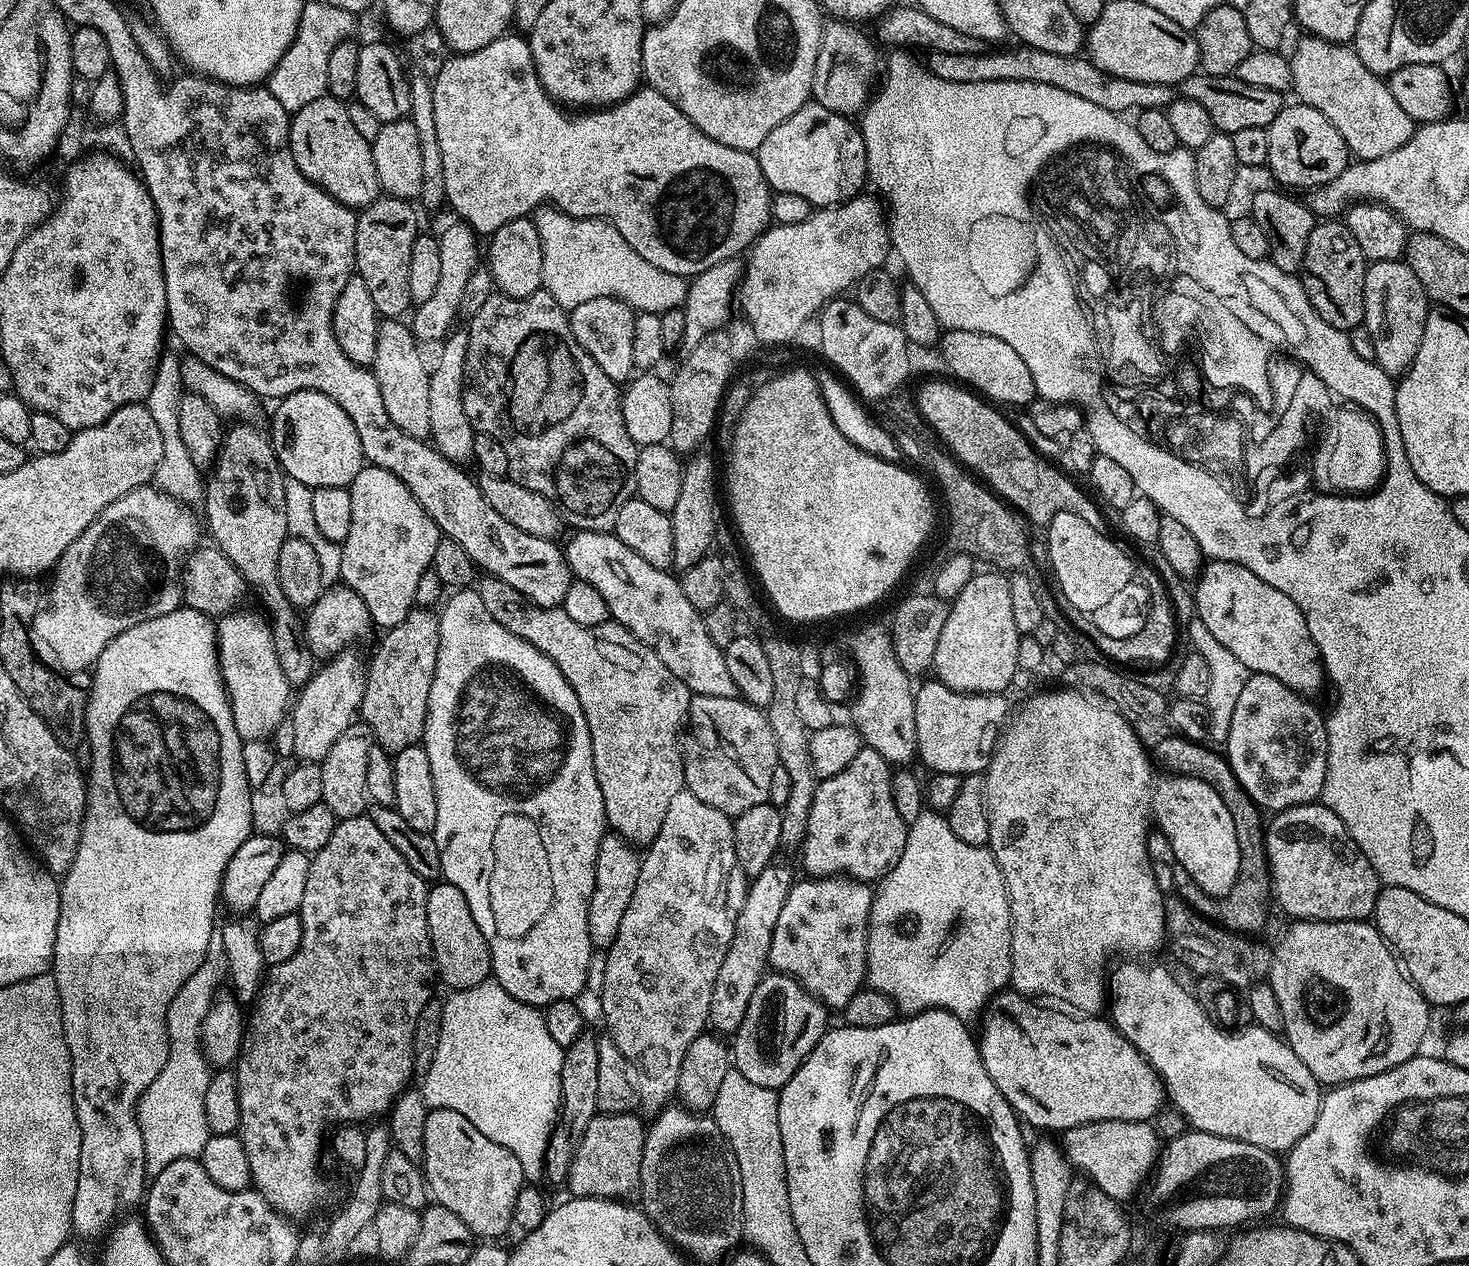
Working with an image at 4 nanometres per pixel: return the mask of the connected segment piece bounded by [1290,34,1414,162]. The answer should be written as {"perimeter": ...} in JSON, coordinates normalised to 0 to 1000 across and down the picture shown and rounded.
{"perimeter":[[[886,28],[886,32],[883,33],[882,39],[878,41],[880,49],[880,70],[883,73],[884,81],[890,82],[897,90],[900,90],[914,106],[916,112],[918,121],[924,127],[935,126],[941,125],[941,122],[946,122],[946,118],[952,118],[958,111],[963,103],[963,96],[954,84],[946,74],[944,66],[937,58],[932,55],[924,46],[922,37],[918,35],[909,35],[905,32],[901,32],[897,28]]]}

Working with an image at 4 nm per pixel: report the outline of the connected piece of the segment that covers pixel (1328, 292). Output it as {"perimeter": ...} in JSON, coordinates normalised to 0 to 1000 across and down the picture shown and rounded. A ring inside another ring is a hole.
{"perimeter":[[[901,172],[896,176],[894,182],[892,182],[892,191],[889,191],[889,204],[886,212],[886,224],[889,232],[892,235],[892,242],[900,248],[905,258],[914,262],[924,259],[929,254],[929,212],[930,206],[927,201],[927,194],[924,194],[922,185],[919,185],[917,177],[909,172]]]}

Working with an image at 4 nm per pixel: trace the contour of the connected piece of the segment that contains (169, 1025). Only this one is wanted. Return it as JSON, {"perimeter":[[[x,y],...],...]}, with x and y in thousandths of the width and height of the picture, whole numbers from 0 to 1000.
{"perimeter":[[[146,735],[143,738],[143,747],[140,747],[140,757],[135,760],[135,766],[132,766],[132,769],[127,773],[127,779],[124,779],[124,782],[118,785],[118,791],[116,791],[113,798],[113,814],[114,814],[113,842],[110,842],[110,848],[108,848],[108,852],[105,852],[102,858],[99,858],[93,874],[93,885],[97,893],[97,905],[99,905],[99,924],[101,930],[113,924],[116,918],[135,915],[138,912],[138,905],[140,905],[142,901],[143,895],[140,889],[140,858],[143,858],[145,844],[139,833],[139,808],[141,802],[143,801],[144,793],[148,790],[149,780],[152,777],[153,780],[155,774],[154,746],[151,744],[150,735]]]}

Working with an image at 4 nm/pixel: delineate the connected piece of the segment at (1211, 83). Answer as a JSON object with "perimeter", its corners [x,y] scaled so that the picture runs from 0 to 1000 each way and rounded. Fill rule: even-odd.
{"perimeter":[[[812,58],[806,62],[805,72],[805,78],[816,81],[816,84],[821,86],[827,103],[837,106],[853,100],[863,102],[867,93],[870,93],[870,90],[875,85],[875,77],[872,73],[859,71],[859,68],[851,68],[851,65],[845,65],[841,58],[838,60]]]}

